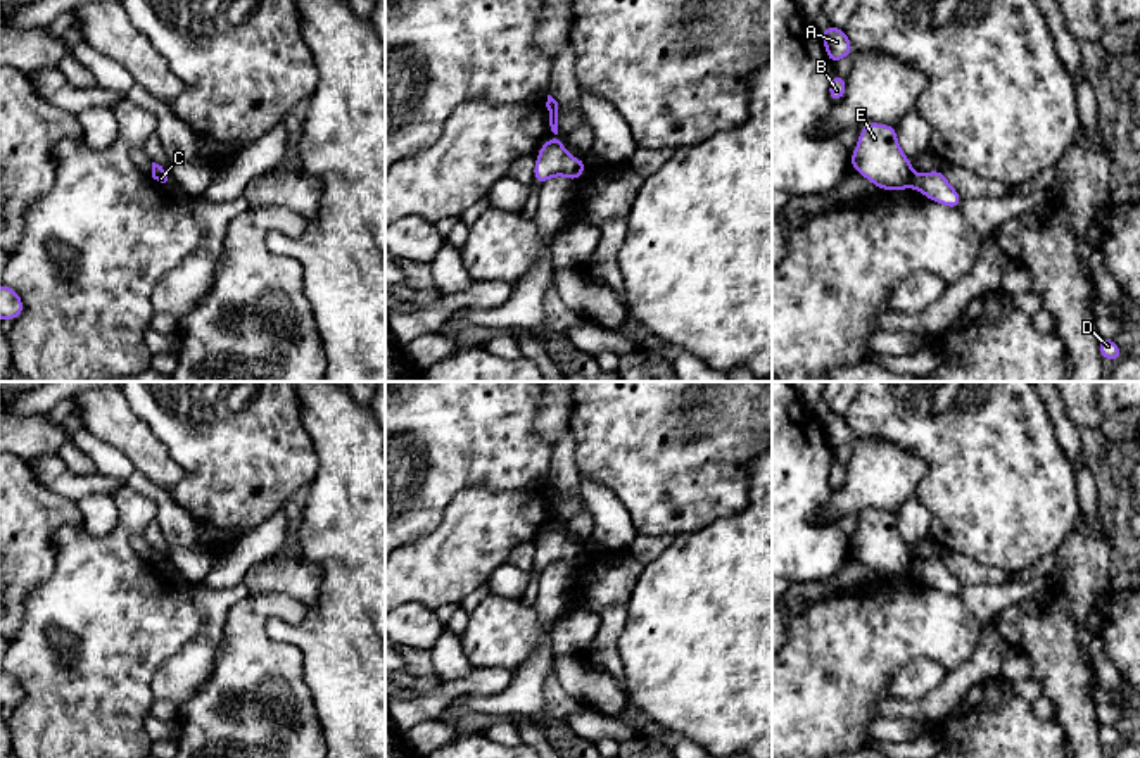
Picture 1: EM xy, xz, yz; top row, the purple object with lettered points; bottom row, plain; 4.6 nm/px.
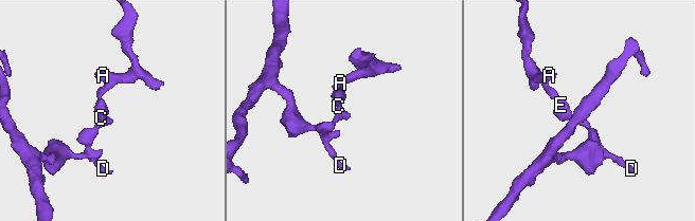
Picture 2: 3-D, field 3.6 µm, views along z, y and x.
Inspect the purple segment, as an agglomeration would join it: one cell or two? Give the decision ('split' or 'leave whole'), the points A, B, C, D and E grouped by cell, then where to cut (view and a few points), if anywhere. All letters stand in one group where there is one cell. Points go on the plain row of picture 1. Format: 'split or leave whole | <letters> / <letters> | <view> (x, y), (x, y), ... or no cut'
split | A B C E / D | yz (918, 565), (914, 572)

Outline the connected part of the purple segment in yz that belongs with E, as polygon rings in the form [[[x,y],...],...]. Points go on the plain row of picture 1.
[[[865,509],[850,553],[879,577],[905,577],[915,573],[912,547],[903,542],[896,513]]]

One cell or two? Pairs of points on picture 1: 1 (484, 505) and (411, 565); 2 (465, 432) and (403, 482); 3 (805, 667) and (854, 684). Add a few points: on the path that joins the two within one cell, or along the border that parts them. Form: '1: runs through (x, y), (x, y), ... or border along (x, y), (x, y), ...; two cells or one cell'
1: runs through (467, 522), (429, 560); one cell
2: runs through (449, 435), (418, 467); one cell
3: runs through (817, 670), (842, 672); one cell

